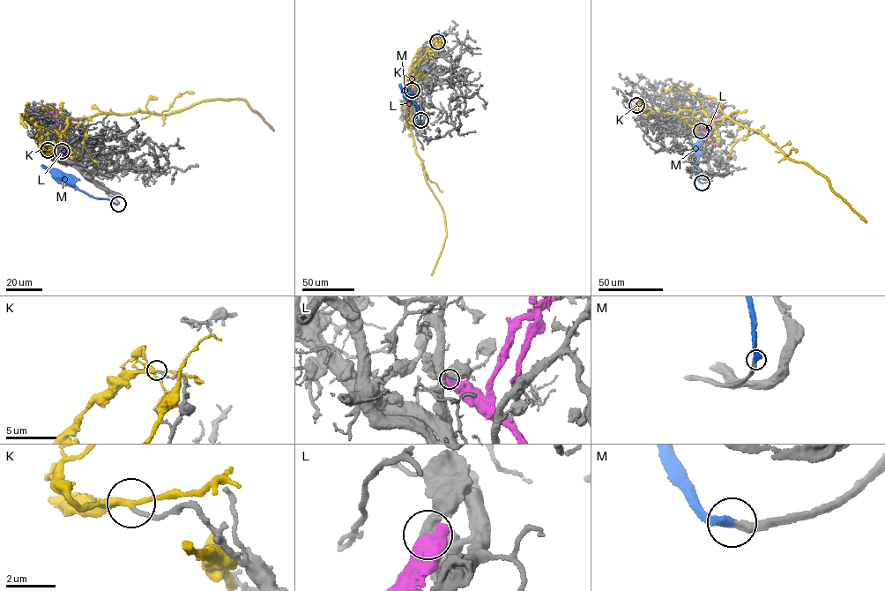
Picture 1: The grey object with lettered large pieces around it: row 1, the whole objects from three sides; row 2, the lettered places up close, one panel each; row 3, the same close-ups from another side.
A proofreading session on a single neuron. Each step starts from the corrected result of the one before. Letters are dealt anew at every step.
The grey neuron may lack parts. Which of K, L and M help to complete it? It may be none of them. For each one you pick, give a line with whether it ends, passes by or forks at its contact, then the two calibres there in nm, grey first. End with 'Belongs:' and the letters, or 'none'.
M: It ends there. Thickness 320 nm (grey) against 400 nm
Belongs: M

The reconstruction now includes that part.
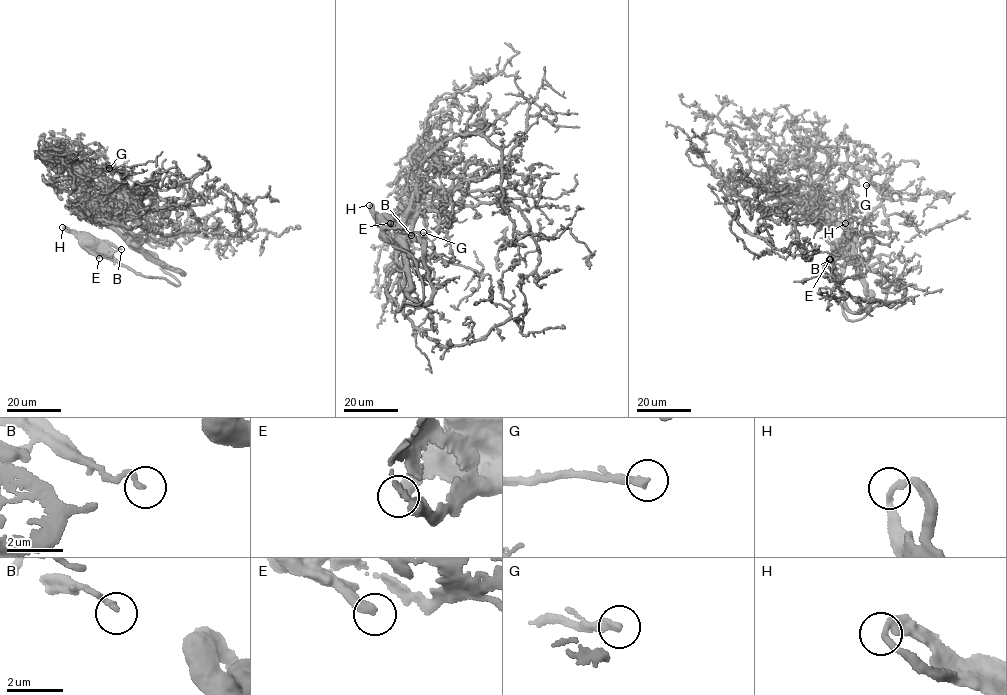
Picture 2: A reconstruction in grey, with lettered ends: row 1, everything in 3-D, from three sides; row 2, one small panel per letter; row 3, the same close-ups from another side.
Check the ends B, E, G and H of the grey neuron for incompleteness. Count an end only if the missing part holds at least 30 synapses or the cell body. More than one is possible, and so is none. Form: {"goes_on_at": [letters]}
{"goes_on_at": ["G"]}

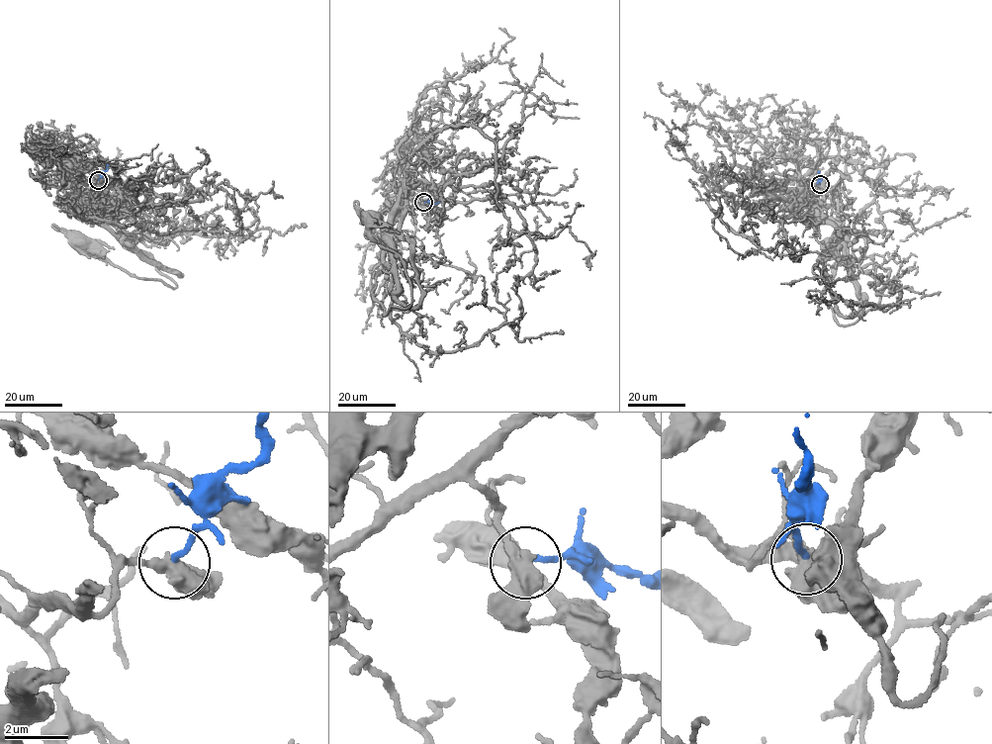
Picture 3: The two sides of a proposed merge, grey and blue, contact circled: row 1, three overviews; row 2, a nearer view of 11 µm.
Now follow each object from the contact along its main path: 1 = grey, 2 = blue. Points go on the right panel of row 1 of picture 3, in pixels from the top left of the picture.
1: (819, 185), (838, 188), (853, 276), (890, 270), (880, 308), (844, 325), (822, 294), (832, 245)
2: (819, 184), (818, 171)

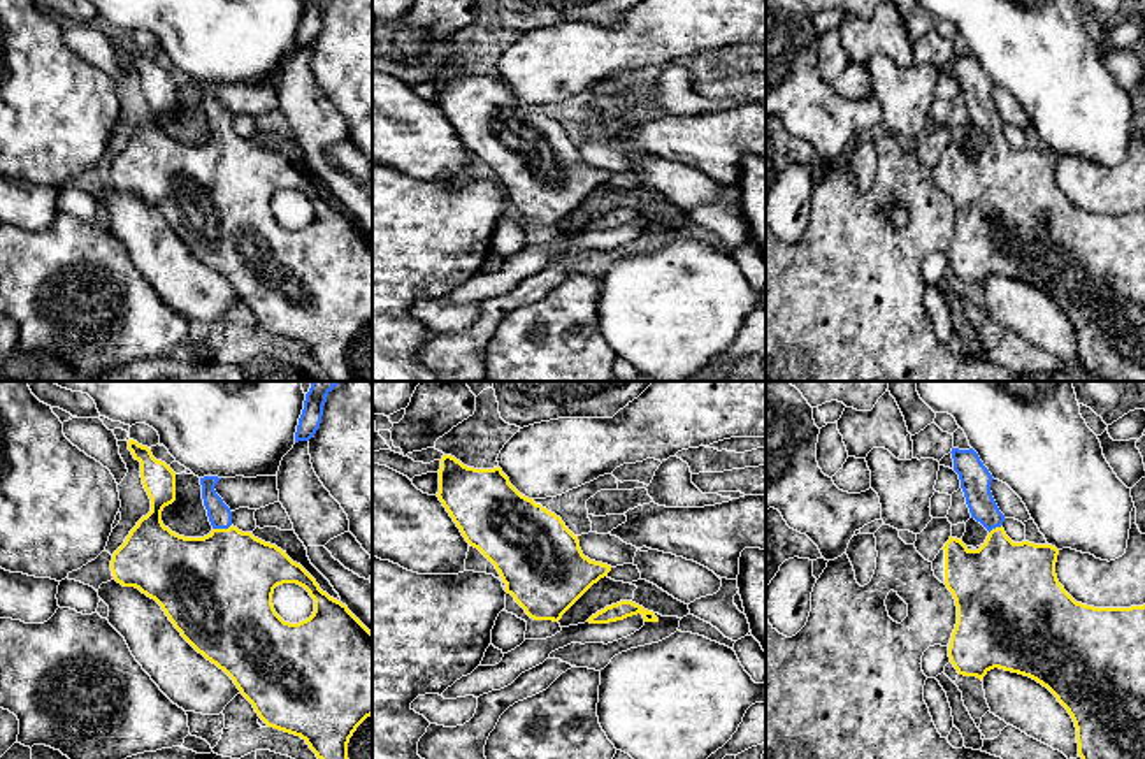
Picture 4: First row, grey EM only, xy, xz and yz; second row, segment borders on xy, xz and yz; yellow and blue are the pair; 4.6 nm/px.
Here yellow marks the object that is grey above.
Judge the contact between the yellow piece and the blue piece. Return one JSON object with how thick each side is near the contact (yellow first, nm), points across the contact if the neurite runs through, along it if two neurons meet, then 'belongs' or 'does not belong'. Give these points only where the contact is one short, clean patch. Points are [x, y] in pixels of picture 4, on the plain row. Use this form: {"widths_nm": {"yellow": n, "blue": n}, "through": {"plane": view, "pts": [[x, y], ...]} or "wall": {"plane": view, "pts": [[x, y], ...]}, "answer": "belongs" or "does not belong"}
{"widths_nm": {"yellow": 460, "blue": 110}, "through": {"plane": "xy", "pts": [[222, 190], [222, 136], [220, 122]]}, "answer": "belongs"}

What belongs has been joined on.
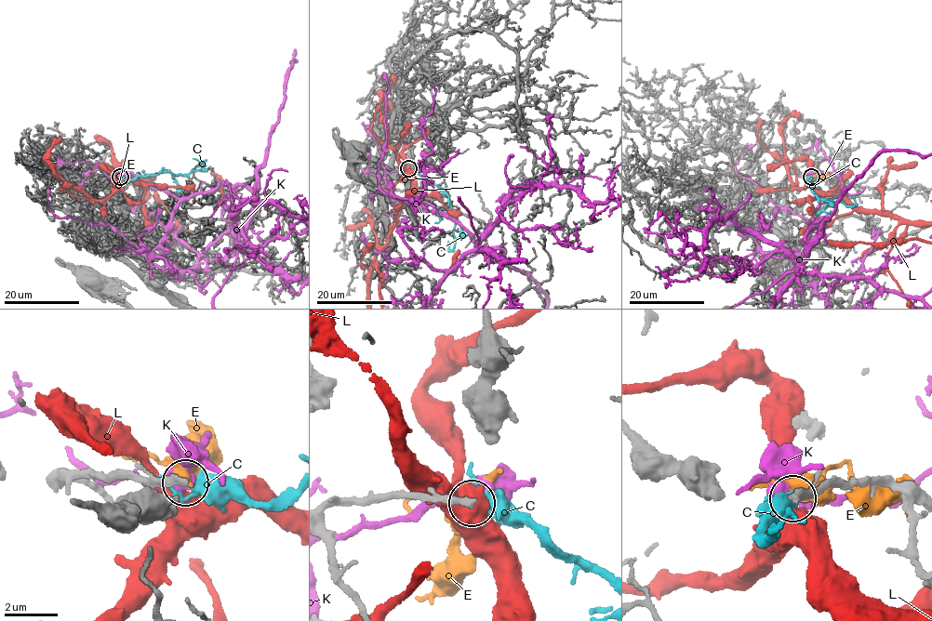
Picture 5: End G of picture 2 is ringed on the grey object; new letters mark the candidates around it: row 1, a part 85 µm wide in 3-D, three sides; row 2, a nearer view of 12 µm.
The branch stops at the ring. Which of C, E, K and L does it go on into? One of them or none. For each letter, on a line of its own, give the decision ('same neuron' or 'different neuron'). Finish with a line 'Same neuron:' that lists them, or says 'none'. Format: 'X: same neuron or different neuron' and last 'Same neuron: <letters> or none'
C: same neuron
E: different neuron
K: different neuron
L: different neuron
Same neuron: C

